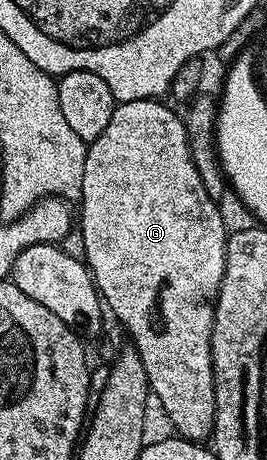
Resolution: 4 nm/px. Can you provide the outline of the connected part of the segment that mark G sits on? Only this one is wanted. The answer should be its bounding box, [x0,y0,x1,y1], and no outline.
[77,99,229,442]

